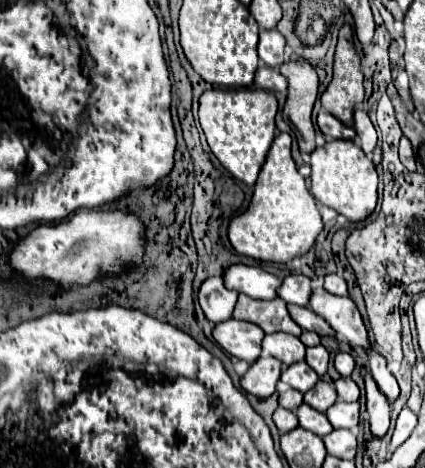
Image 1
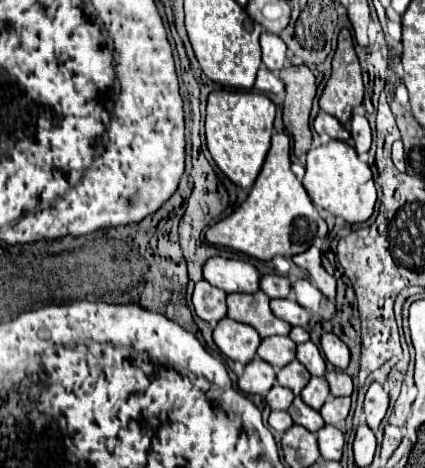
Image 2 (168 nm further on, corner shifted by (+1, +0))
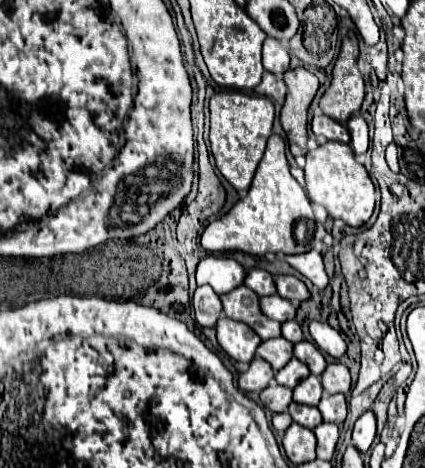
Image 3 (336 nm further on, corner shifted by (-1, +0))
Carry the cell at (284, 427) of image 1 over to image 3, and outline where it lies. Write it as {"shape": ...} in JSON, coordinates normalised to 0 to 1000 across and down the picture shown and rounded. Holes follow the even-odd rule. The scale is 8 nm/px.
{"shape":[[[668,878],[668,882],[649,882],[645,891],[640,891],[640,908],[645,908],[645,917],[654,921],[654,925],[668,925],[678,912],[682,912],[682,904],[687,904],[687,895],[682,895],[682,887]]]}

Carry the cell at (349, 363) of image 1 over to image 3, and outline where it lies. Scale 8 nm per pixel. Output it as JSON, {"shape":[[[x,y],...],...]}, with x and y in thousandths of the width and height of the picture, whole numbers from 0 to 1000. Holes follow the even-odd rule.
{"shape":[[[729,686],[725,707],[729,707],[734,724],[744,729],[744,737],[748,737],[762,754],[781,759],[786,767],[800,767],[800,763],[814,754],[814,733],[809,733],[809,724],[805,724],[800,712],[795,712],[791,703],[781,703],[772,690],[762,690],[762,686]]]}

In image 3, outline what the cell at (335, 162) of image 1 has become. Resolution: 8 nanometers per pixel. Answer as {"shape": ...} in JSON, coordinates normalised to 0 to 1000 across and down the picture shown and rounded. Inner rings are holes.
{"shape":[[[767,301],[748,318],[725,323],[715,374],[720,374],[720,408],[729,429],[758,438],[781,468],[805,468],[824,485],[852,485],[875,464],[885,408],[856,353],[847,353],[833,340],[824,310],[795,301]]]}

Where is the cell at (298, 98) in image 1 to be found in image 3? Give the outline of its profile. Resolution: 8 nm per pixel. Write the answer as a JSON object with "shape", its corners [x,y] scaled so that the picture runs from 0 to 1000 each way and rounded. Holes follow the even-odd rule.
{"shape":[[[696,143],[668,156],[668,177],[678,186],[678,203],[659,237],[659,263],[678,288],[682,327],[701,335],[720,331],[720,297],[725,297],[720,241],[748,194],[748,165],[715,143]]]}

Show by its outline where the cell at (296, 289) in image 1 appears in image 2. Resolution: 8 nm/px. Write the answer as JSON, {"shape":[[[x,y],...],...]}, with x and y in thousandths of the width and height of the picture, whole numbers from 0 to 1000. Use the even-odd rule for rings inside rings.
{"shape":[[[616,588],[612,613],[635,639],[659,639],[659,635],[668,639],[687,622],[682,596],[678,592],[659,592],[659,588]]]}

